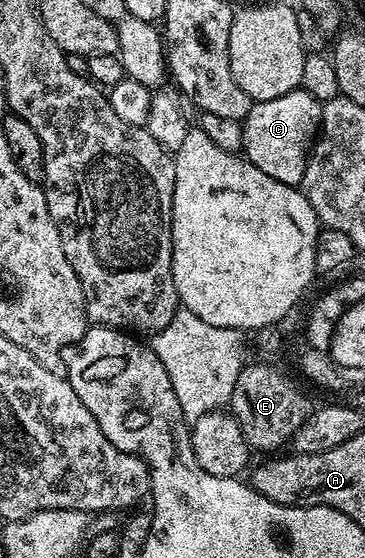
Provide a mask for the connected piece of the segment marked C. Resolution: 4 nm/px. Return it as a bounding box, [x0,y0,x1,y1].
[242,88,321,187]

